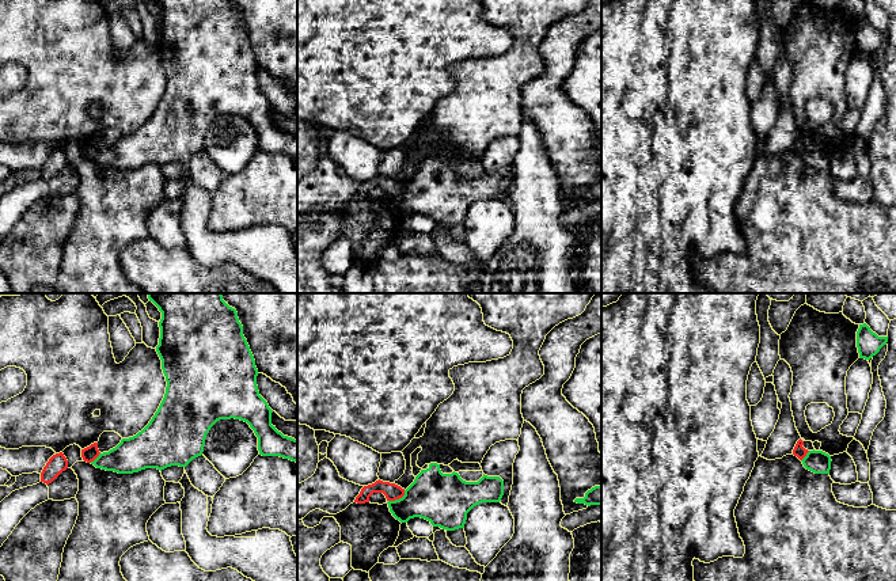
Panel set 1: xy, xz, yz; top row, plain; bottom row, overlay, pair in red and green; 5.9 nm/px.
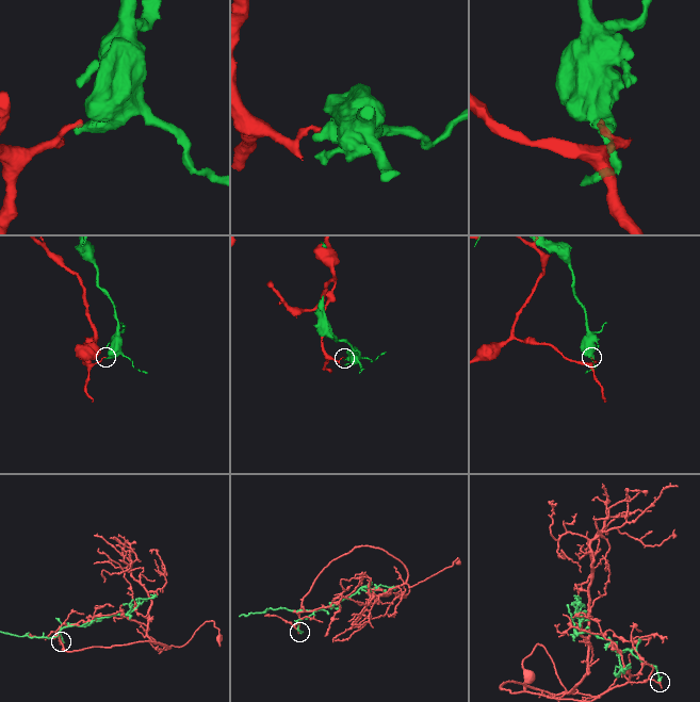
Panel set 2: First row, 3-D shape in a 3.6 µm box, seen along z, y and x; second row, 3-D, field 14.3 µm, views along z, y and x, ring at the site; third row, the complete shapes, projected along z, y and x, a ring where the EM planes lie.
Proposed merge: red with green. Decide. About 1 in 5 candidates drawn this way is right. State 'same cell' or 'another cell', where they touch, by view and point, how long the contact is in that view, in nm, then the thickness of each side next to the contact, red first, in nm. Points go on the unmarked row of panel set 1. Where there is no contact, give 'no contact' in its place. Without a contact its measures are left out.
another cell | xz (398, 194) | 120 nm | 100/300 nm

